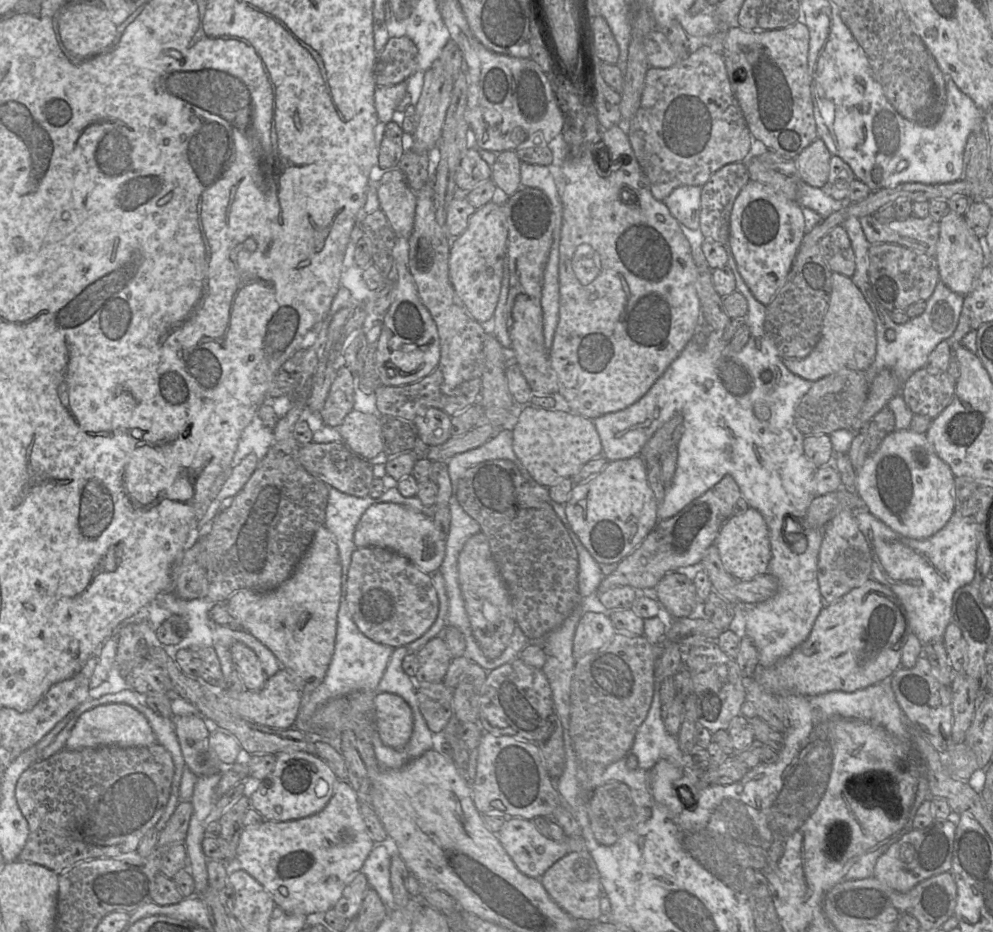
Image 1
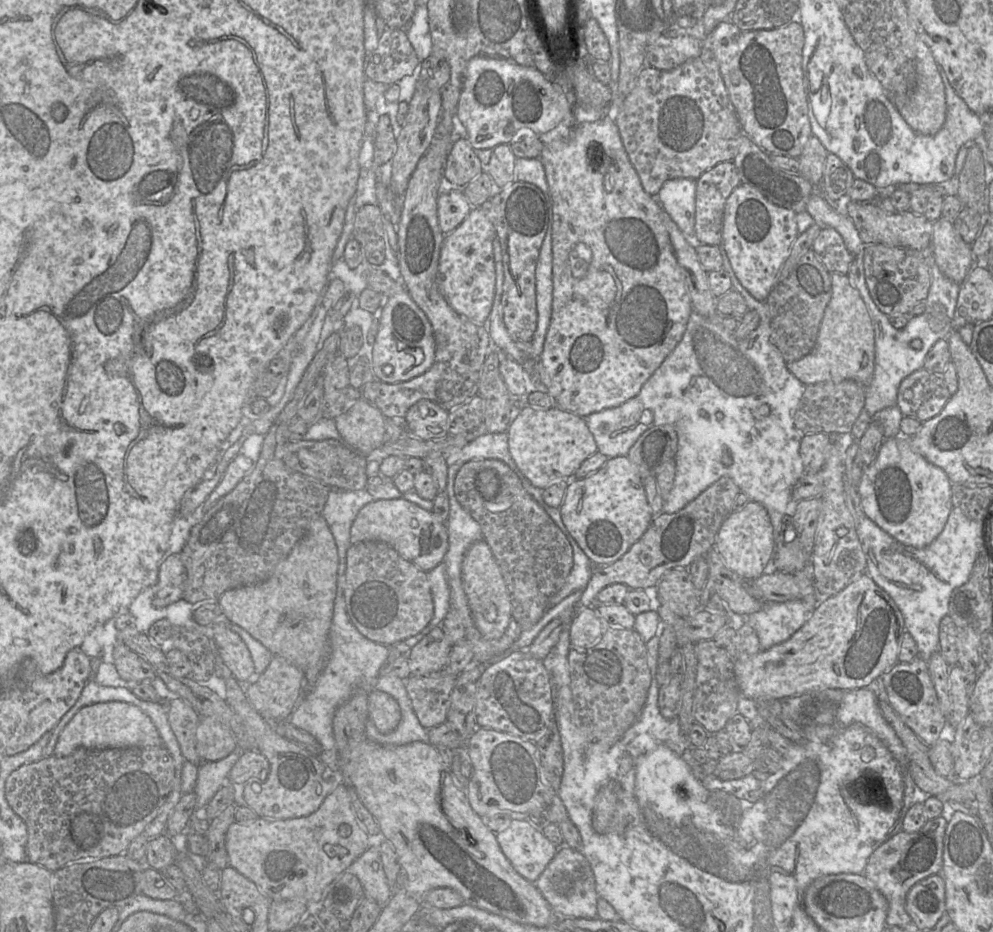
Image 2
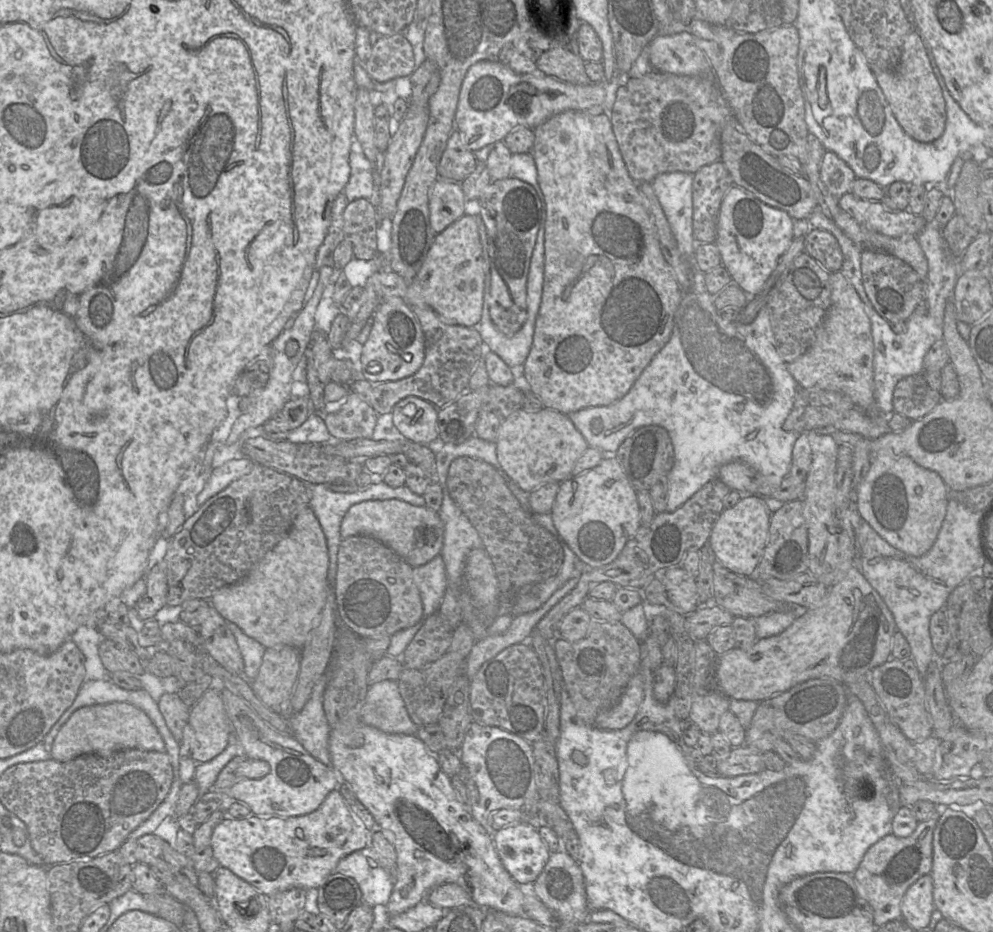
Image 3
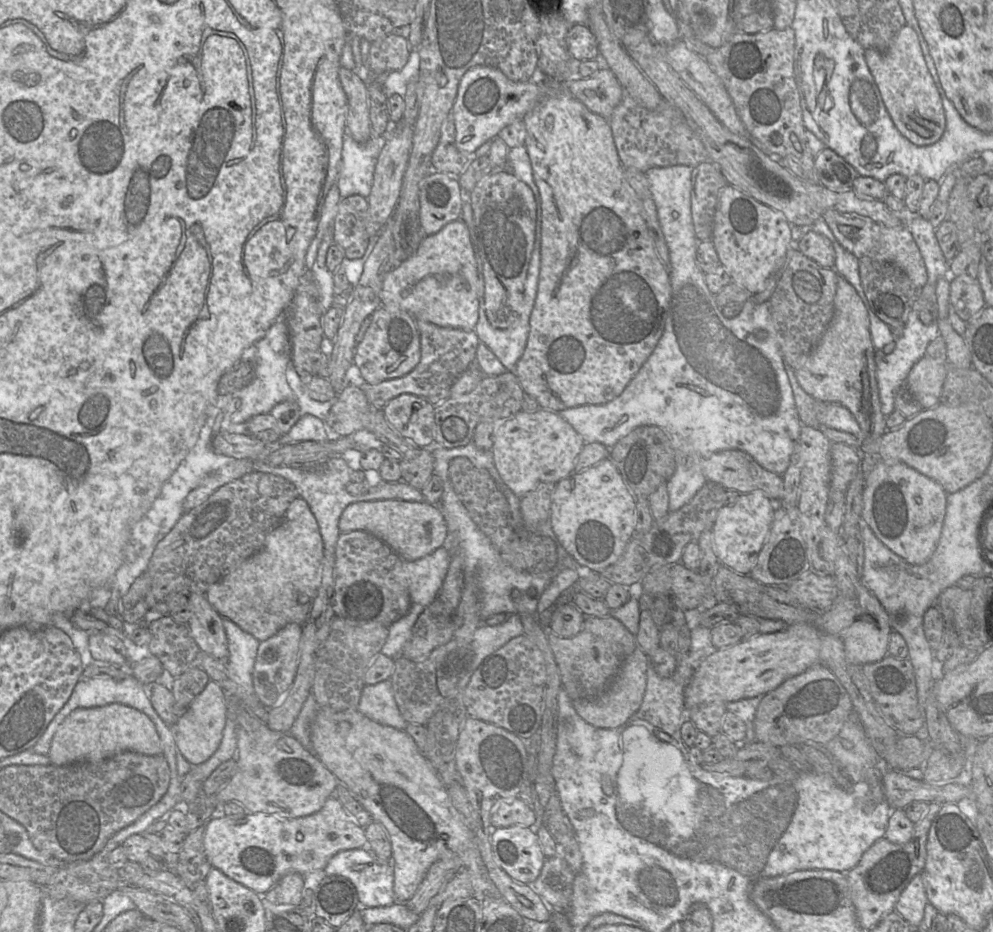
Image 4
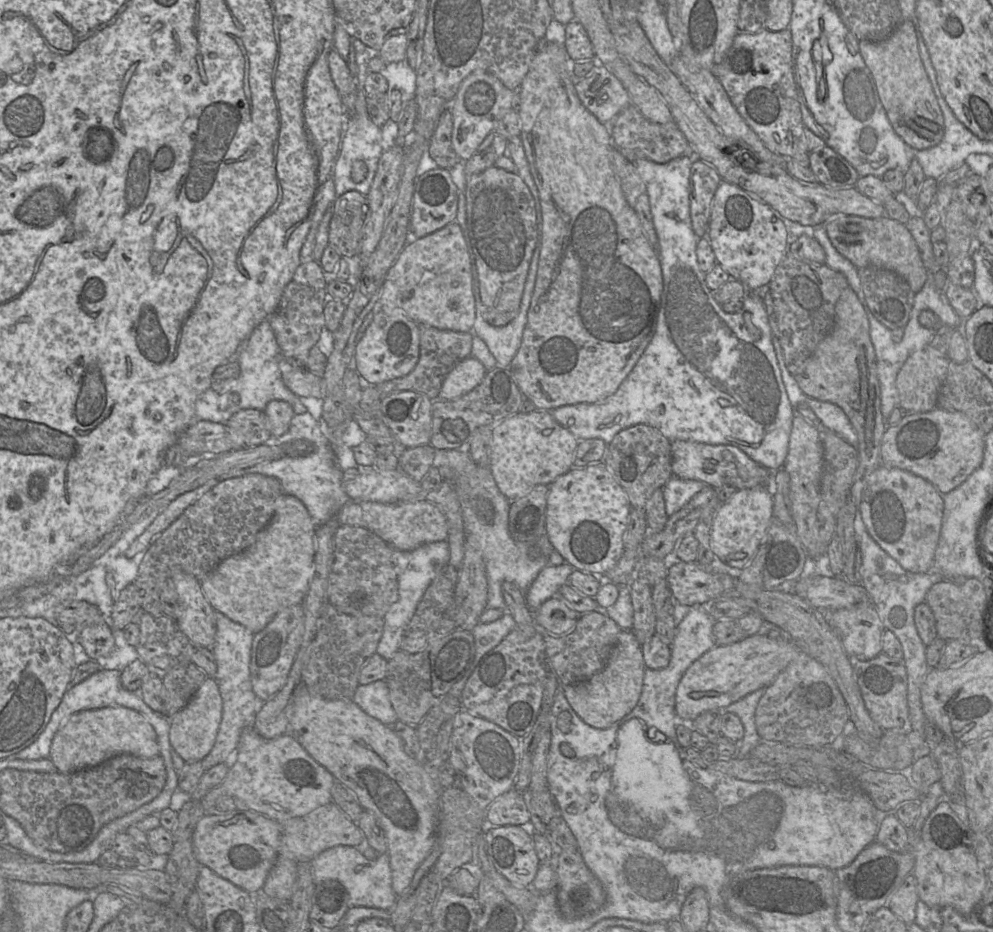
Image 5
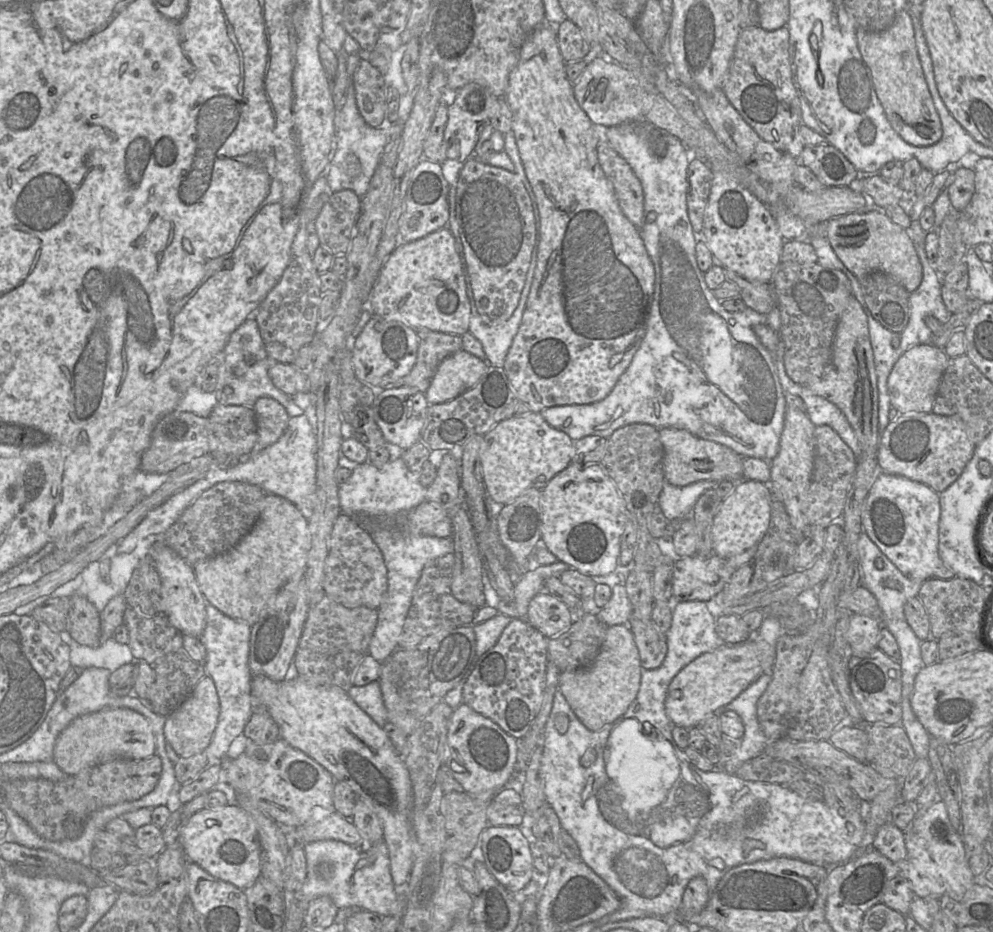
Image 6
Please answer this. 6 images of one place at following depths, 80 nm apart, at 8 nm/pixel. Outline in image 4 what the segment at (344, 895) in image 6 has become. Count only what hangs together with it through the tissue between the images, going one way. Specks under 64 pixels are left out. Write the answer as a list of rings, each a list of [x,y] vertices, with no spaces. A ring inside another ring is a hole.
[[[361,848],[336,853],[323,869],[326,876],[343,876],[355,887],[360,907],[386,907],[396,902],[393,867],[378,864]]]

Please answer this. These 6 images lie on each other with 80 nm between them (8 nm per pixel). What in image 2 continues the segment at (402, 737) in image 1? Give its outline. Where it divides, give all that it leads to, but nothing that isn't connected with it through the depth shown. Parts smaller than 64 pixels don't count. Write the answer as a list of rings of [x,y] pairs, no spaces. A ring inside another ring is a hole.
[[[372,690],[368,696],[368,710],[377,730],[384,734],[394,731],[401,720],[398,702],[386,692]]]

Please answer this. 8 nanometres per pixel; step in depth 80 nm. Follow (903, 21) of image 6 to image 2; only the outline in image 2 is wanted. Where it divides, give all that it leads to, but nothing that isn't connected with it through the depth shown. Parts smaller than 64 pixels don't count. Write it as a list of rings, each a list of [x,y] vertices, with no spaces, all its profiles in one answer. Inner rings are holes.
[[[920,38],[915,42],[915,85],[905,104],[896,108],[907,124],[919,134],[934,135],[944,125],[947,111],[944,84],[931,50]]]

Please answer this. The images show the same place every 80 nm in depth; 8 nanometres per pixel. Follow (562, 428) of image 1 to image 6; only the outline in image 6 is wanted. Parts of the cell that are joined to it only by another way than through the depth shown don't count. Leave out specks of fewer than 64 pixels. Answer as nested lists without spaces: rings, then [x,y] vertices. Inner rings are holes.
[[[530,411],[496,424],[484,435],[481,463],[488,499],[505,505],[526,490],[542,490],[573,459],[574,441],[563,431],[549,425],[541,413]]]

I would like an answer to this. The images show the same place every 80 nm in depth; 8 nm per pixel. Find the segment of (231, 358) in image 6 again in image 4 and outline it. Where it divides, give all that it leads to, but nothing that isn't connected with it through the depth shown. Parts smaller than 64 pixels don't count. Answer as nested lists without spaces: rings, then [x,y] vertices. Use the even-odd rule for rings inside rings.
[[[284,312],[271,325],[265,336],[254,346],[247,349],[243,359],[250,359],[255,363],[255,377],[249,385],[231,393],[241,402],[231,414],[230,421],[221,422],[220,430],[231,432],[246,431],[245,423],[253,416],[270,414],[272,408],[281,402],[297,402],[297,397],[286,379],[286,370],[291,363],[291,343]]]

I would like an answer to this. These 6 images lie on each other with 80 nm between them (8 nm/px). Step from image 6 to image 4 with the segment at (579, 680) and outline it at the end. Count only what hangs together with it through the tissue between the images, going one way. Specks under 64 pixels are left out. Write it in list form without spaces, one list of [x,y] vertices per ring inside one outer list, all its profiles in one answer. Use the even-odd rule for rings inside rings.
[[[638,646],[625,658],[607,691],[596,700],[574,700],[577,714],[587,723],[598,728],[617,728],[640,708],[646,690],[647,670],[652,666],[648,656]]]

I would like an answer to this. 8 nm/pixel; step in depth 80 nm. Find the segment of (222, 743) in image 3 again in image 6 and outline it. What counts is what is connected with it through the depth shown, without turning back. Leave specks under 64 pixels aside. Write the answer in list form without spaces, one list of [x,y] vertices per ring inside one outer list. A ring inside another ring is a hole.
[[[209,675],[201,678],[185,701],[166,717],[164,735],[179,757],[188,758],[204,752],[209,746],[219,717],[219,699]]]

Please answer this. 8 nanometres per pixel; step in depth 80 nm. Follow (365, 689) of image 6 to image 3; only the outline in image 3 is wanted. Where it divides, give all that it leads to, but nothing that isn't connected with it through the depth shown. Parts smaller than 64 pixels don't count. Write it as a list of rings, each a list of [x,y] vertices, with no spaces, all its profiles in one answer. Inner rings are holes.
[[[395,680],[368,686],[360,716],[364,724],[386,733],[415,735],[419,727],[411,720]]]

